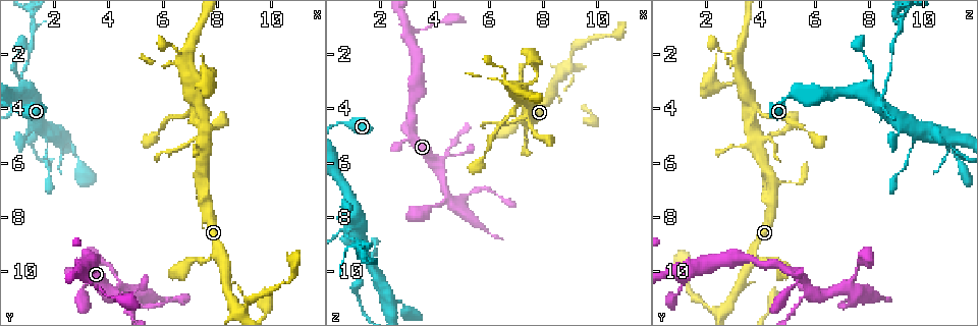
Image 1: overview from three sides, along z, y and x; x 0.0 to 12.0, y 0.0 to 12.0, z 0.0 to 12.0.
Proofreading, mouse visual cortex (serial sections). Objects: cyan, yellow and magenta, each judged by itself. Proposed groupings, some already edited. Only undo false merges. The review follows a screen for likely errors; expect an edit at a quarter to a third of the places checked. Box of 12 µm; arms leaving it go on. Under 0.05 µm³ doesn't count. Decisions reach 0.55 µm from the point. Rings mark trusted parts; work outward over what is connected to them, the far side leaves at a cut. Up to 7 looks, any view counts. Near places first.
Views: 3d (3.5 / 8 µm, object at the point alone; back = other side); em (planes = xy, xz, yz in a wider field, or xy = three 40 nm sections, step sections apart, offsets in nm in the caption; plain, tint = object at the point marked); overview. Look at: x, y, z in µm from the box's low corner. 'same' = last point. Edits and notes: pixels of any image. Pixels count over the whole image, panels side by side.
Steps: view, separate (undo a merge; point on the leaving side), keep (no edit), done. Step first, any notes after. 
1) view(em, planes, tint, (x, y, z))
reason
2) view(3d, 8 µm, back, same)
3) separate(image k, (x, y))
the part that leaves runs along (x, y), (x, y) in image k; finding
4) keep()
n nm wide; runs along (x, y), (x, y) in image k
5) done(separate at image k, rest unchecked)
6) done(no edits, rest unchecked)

view(3d, 8 µm, back, (0.9, 3.7, 8.3))

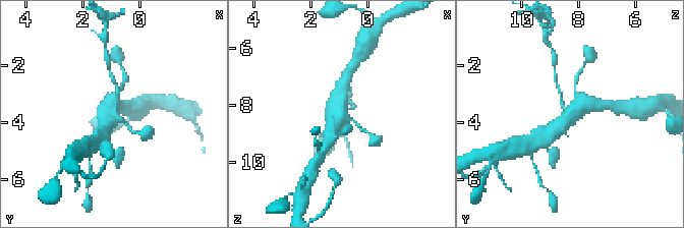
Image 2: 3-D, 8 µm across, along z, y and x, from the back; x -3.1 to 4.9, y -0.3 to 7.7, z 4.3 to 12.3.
view(em, xy, step 3, tint, (1.0, 3.8, 8.4))

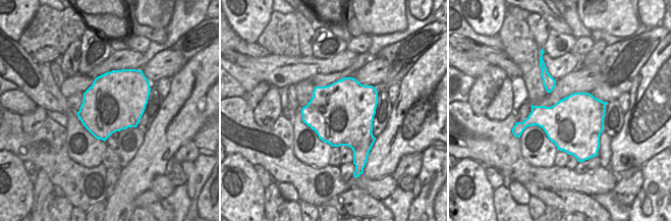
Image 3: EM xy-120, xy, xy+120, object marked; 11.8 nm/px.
separate(image 2, (558, 87))
the part that leaves runs along (561, 102), (554, 62) in image 2; two cells meet here

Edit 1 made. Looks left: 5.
view(overview)

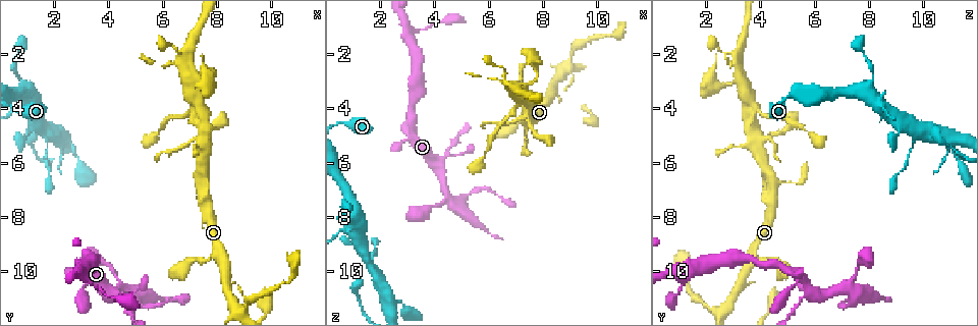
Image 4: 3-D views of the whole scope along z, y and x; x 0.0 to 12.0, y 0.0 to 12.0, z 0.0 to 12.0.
view(3d, 3.5 µm, (1.8, 5.7, 9.6))
a narrow waist

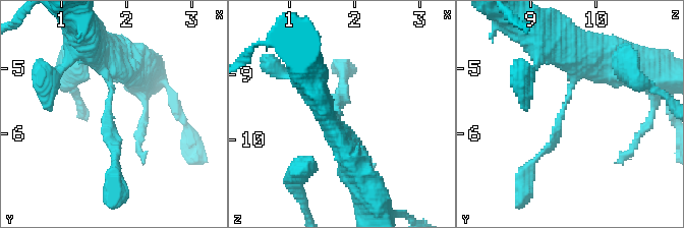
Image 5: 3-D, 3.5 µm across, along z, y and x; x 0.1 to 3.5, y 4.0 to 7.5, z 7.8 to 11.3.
view(em, xy, step 3, tint, (1.75, 5.60, 9.55))

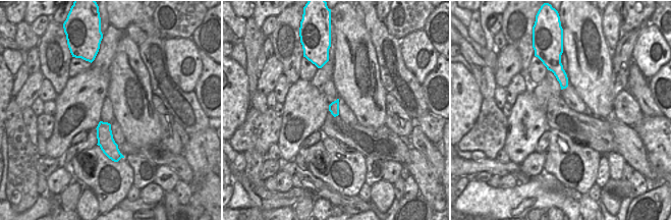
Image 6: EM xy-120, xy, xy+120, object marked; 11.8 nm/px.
keep()
one cell here

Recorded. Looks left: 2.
done(separate at image 2, rest unchecked)

